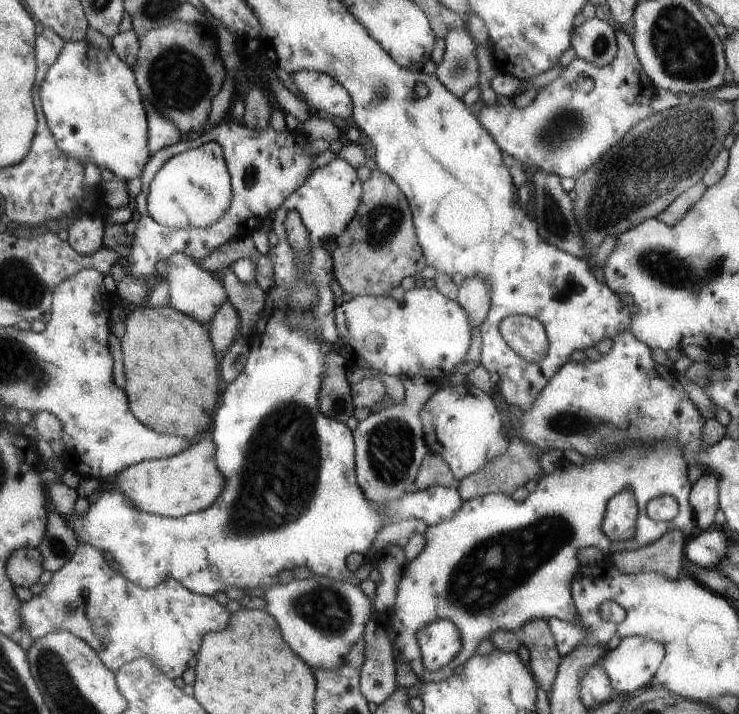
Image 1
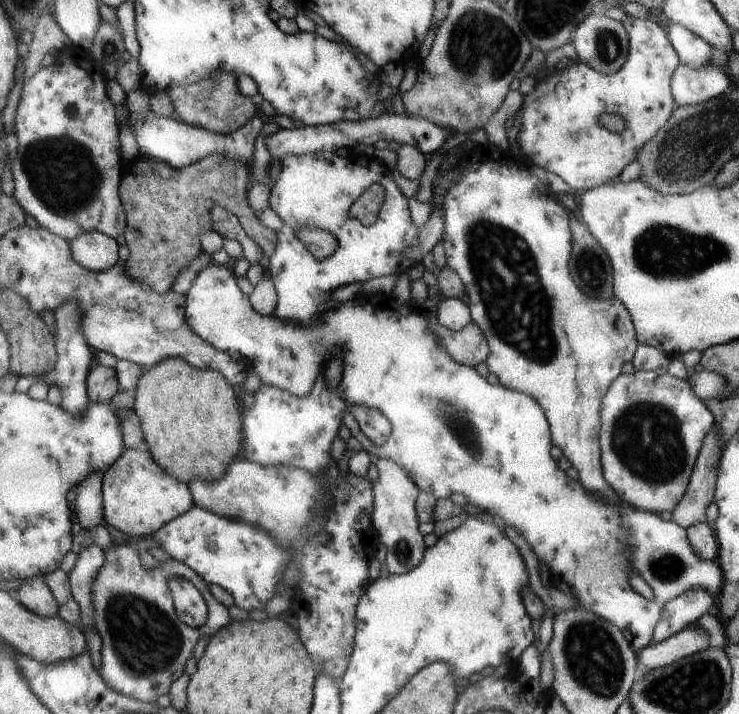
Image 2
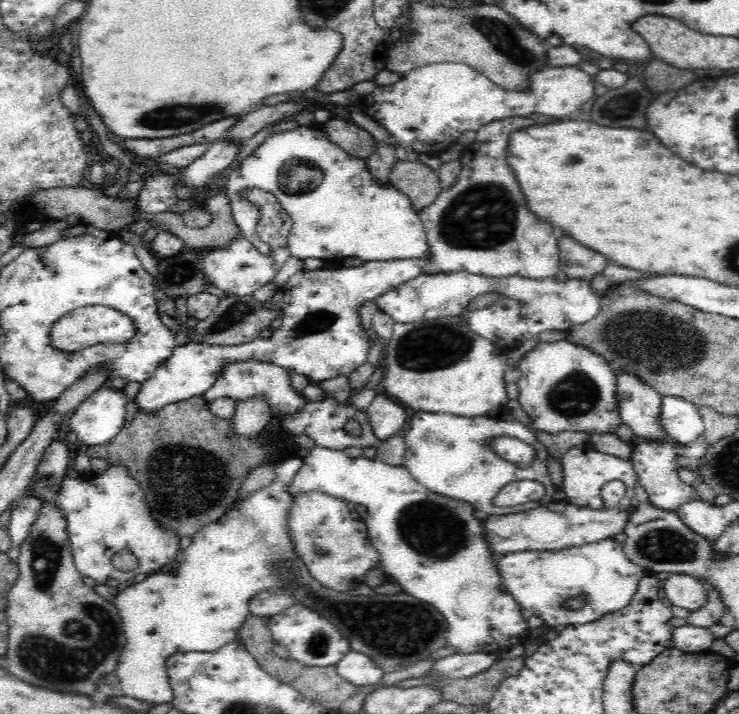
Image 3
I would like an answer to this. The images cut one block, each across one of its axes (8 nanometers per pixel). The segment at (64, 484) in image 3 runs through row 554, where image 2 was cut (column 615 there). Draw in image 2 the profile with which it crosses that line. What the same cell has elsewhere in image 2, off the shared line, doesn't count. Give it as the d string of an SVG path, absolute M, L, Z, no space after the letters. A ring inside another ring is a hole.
M628 15L622 24L629 36L629 54L618 72L600 74L582 61L566 68L559 66L554 70L548 69L548 74L538 81L534 90L524 96L524 117L517 142L520 150L526 154L525 162L560 176L570 186L575 197L594 187L618 180L622 170L632 160L636 160L636 150L666 126L674 110L671 80L680 62L667 34L652 20L632 15ZM601 114L620 114L626 120L624 132L617 135L600 125L598 118Z

